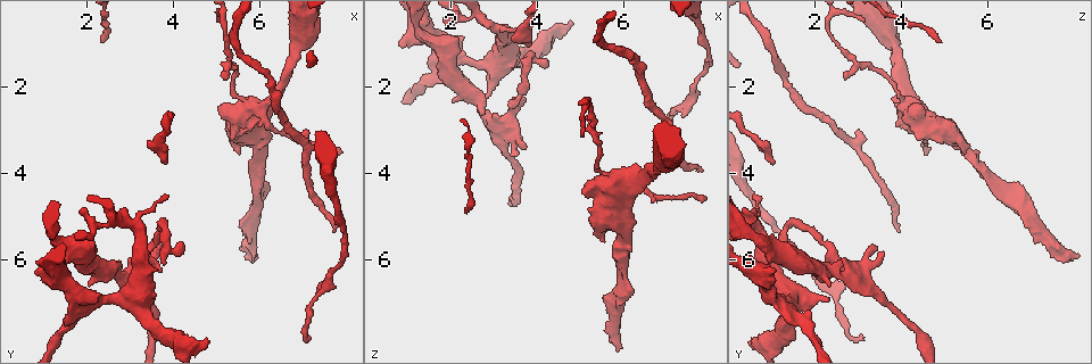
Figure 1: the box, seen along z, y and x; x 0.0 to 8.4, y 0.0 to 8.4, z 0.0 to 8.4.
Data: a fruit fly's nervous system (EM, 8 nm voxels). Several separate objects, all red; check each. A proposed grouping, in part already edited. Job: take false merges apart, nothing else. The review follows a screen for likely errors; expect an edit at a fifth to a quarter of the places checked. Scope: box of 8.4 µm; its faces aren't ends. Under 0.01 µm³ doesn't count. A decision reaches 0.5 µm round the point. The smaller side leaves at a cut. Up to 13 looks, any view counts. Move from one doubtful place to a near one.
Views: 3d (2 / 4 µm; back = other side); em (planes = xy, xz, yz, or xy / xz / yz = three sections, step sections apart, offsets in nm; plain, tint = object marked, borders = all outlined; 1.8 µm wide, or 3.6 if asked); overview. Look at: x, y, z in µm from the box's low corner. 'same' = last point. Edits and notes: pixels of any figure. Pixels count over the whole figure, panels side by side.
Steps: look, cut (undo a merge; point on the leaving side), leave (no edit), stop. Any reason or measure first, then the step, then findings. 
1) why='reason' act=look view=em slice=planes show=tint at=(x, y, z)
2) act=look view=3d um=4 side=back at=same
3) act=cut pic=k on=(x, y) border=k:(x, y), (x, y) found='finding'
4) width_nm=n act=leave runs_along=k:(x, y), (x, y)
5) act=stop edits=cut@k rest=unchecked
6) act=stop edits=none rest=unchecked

act=look view=3d um=2 at=(4.30, 7.90, 0.65)

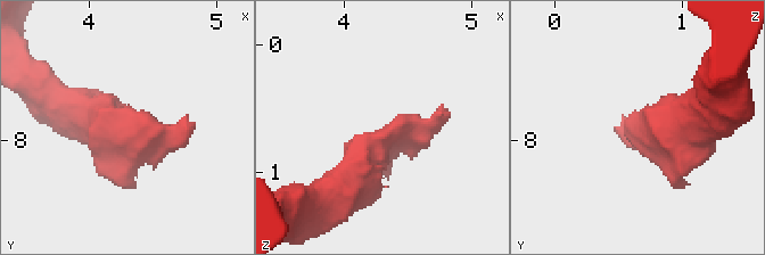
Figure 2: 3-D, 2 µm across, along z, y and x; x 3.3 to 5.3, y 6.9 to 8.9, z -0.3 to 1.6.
why='need the tissue' act=look view=em slice=planes show=tint at=(4.36, 7.94, 0.70)

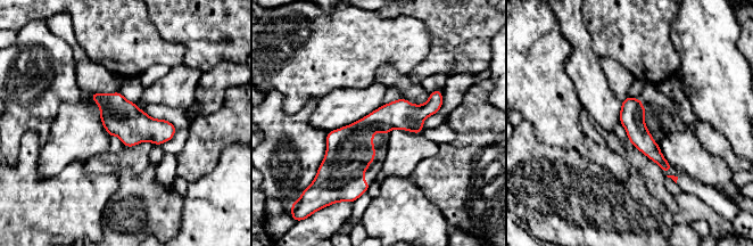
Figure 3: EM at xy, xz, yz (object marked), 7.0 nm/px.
act=leave runs_along=3:(438, 93), (357, 141), (362, 187) found='all the same cell'

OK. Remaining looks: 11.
why='two arms in line, one across' act=look view=em slice=planes show=tint at=(3.25, 6.30, 2.90)

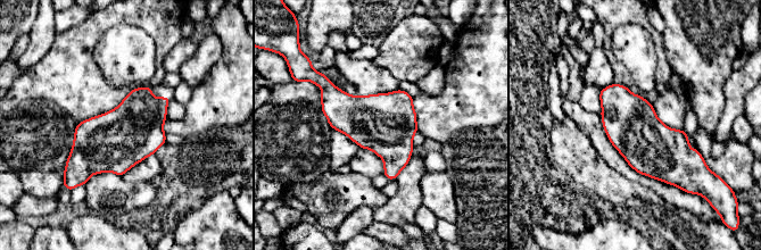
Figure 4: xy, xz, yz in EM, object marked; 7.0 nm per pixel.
act=leave found='continuous, no second cell'

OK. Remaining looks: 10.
why='sudden change in width' act=look view=em slice=planes show=borders at=(1.40, 6.25, 0.80)

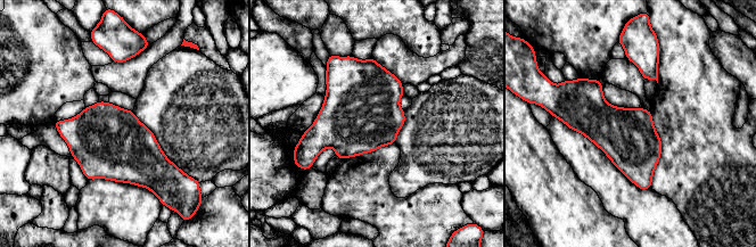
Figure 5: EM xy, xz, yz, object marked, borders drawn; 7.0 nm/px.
act=leave found='one cell here'

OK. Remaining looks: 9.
why='a narrow waist' act=look view=em slice=planes show=tint at=(7.20, 7.05, 2.55)

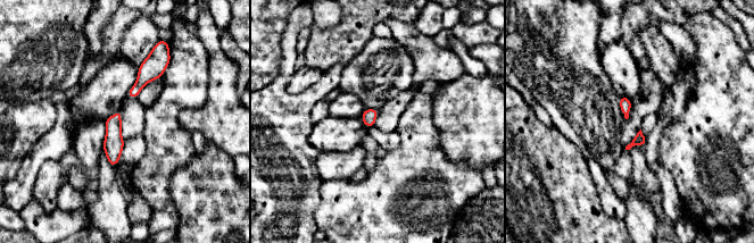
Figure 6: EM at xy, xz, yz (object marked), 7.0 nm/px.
act=leave found='continuous, no second cell'

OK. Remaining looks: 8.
why='sharp bend' act=look view=em slice=planes show=borders at=(5.90, 2.50, 4.25)

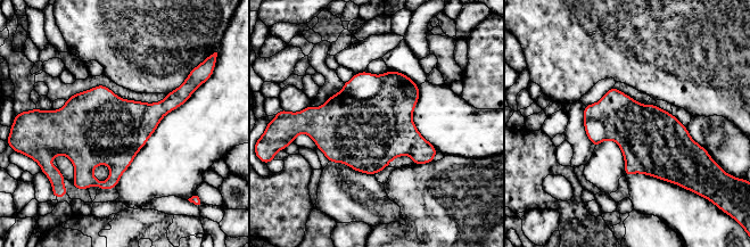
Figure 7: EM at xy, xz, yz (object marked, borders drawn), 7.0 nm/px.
width_nm=440 act=cut pic=7 on=(363, 85) border=7:(381, 80), (369, 98), (341, 90) found='a second cell is stuck on'

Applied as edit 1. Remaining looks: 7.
act=stop edits=cut@7 rest=unchecked

